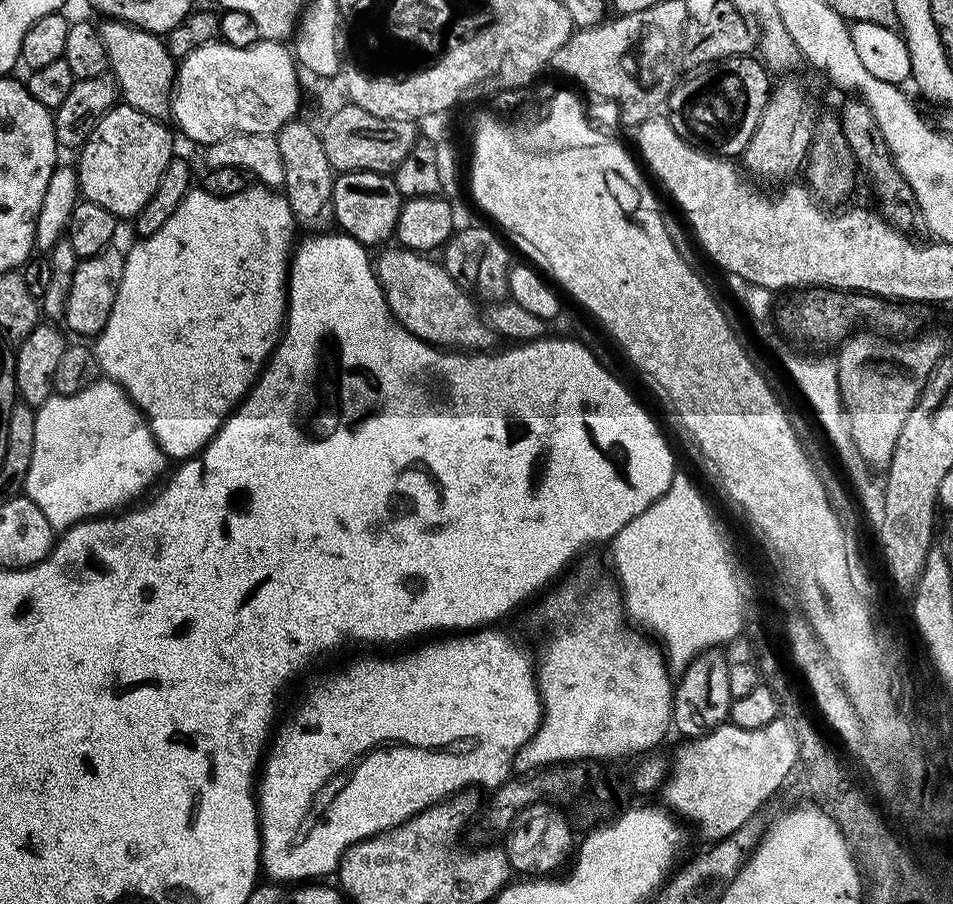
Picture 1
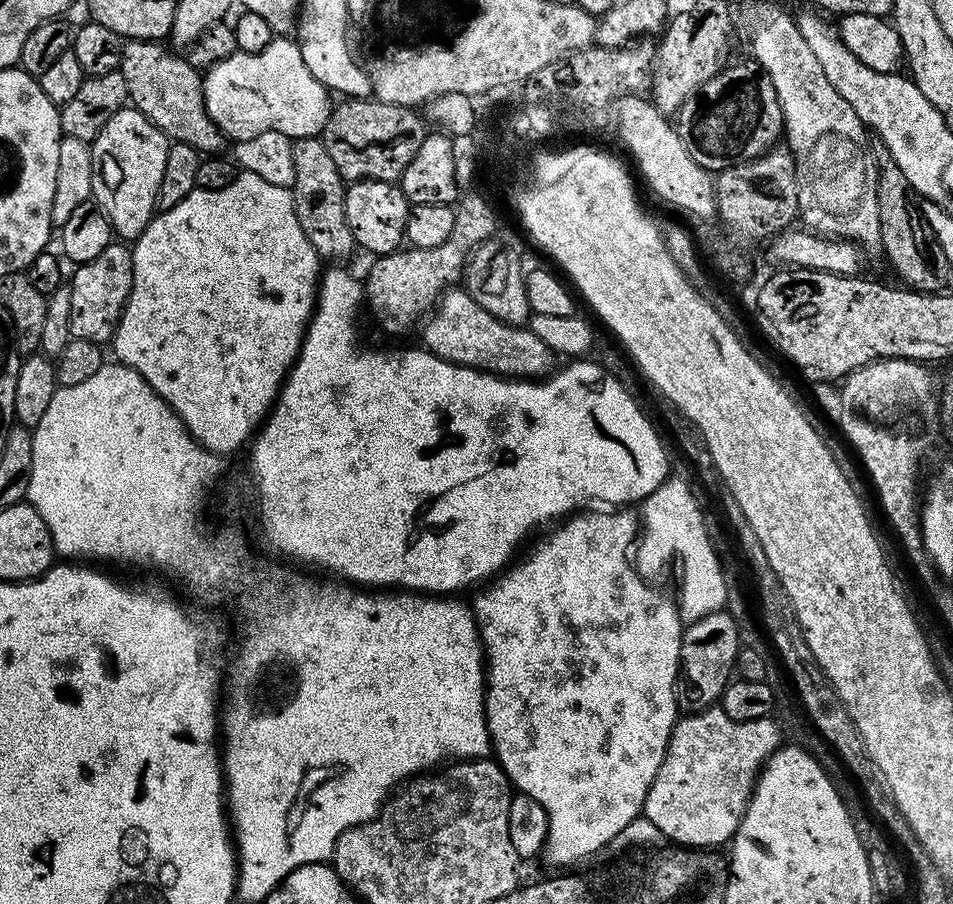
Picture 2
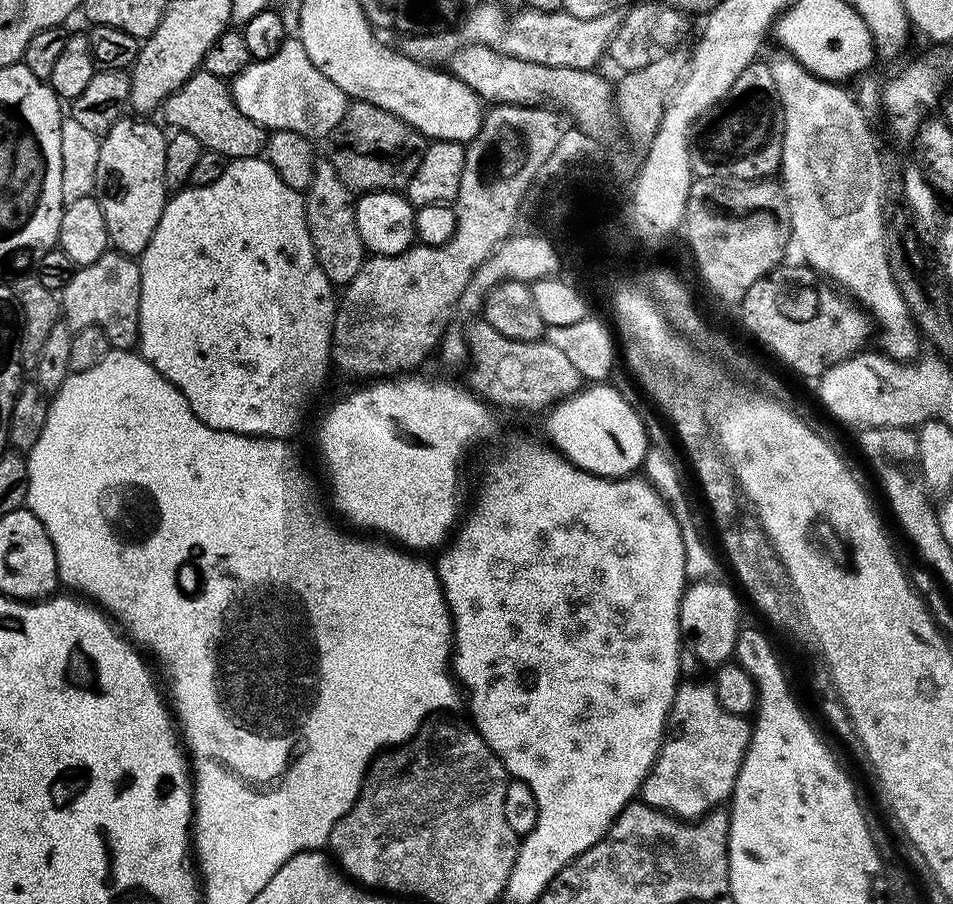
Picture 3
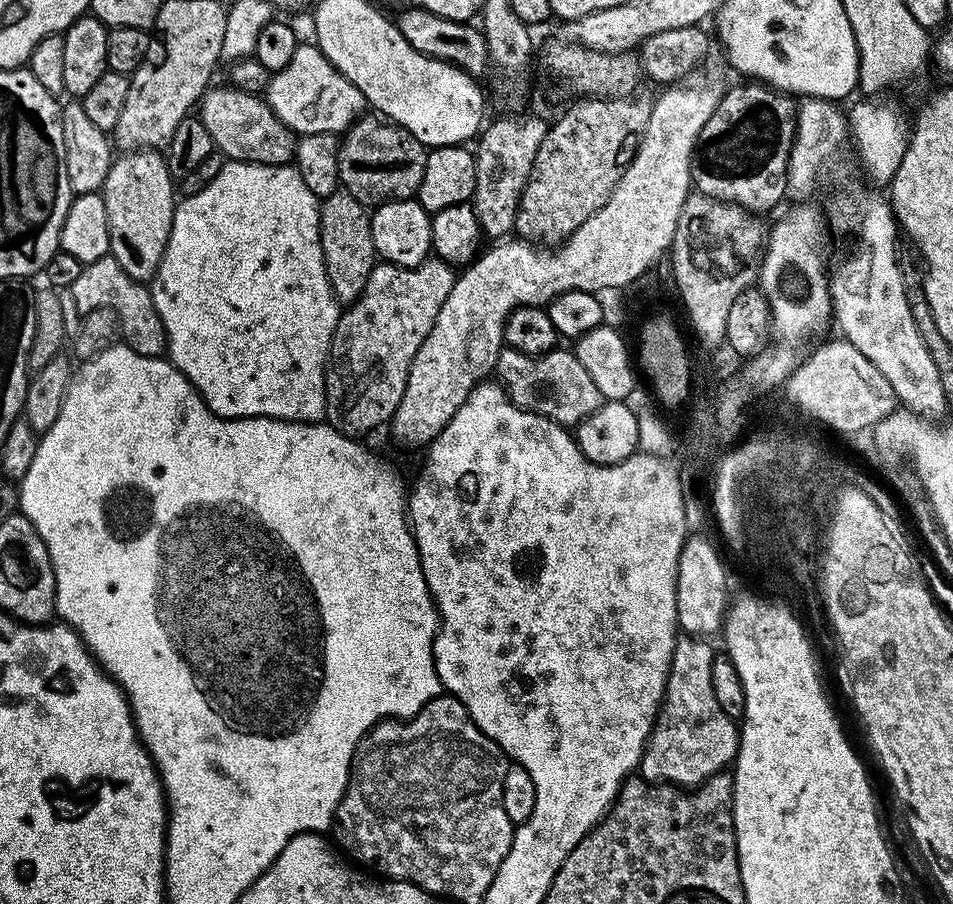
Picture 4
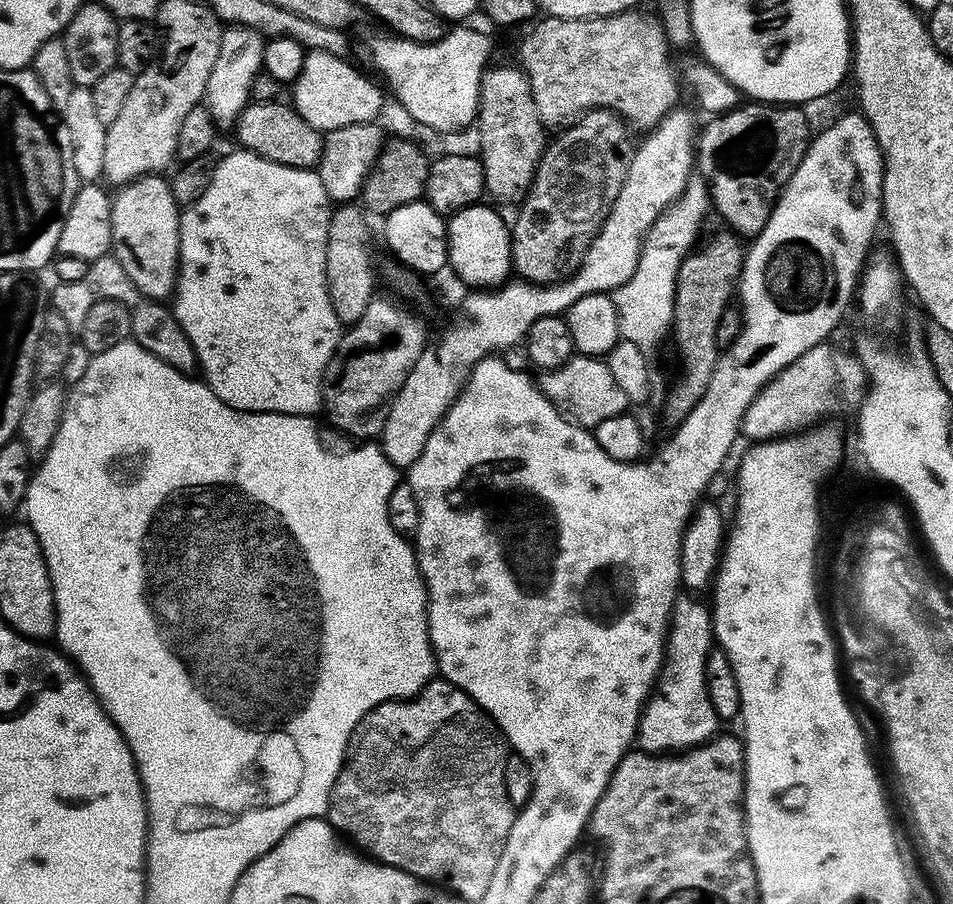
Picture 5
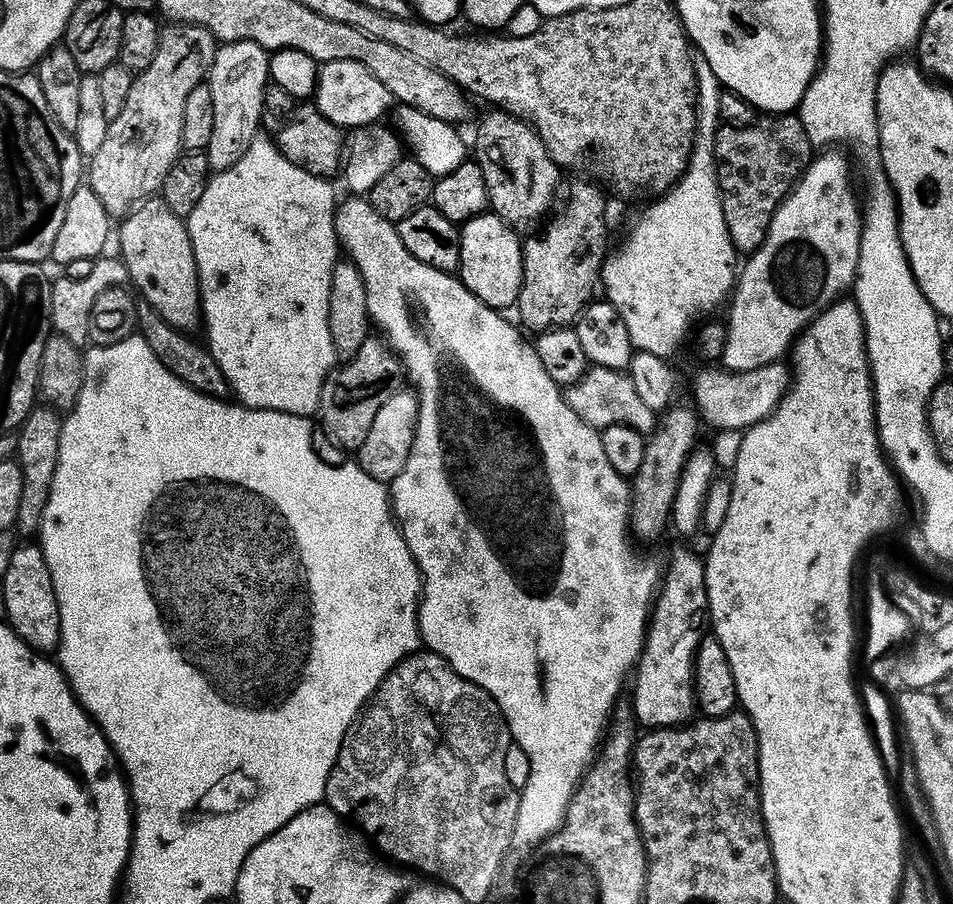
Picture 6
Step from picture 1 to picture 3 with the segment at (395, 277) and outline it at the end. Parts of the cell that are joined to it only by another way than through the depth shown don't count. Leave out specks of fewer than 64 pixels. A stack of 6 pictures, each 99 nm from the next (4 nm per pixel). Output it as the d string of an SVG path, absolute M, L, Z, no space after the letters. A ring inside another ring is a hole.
M477 322L466 332L466 343L467 359L472 360L472 373L469 374L467 383L489 405L497 409L517 408L520 412L543 413L564 403L582 387L578 370L574 370L566 354L561 354L556 347L550 346L547 338L518 342L506 338L506 334L498 334L494 326Z

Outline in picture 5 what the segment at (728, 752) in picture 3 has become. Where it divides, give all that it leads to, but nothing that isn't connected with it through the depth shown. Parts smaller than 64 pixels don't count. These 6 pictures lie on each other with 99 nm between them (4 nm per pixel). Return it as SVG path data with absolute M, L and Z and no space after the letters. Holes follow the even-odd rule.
M677 595L672 605L664 642L664 663L660 665L654 691L641 711L640 725L636 727L635 743L641 752L683 752L705 744L718 732L714 706L710 706L706 690L706 658L714 647L712 614L705 601L703 604L692 596L695 595Z

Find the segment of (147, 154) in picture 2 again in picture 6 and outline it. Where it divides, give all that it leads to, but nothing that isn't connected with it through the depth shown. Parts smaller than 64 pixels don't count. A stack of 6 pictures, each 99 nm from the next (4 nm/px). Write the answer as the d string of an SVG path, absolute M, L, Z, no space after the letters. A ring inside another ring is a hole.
M149 198L144 203L137 204L127 216L123 217L119 221L118 232L119 228L120 249L118 249L118 255L126 266L131 287L139 293L142 300L142 295L144 295L143 303L155 310L170 326L181 330L192 330L195 324L197 327L202 320L200 283L187 223L178 214L174 214L174 210L170 210L170 206L166 206L163 199Z

